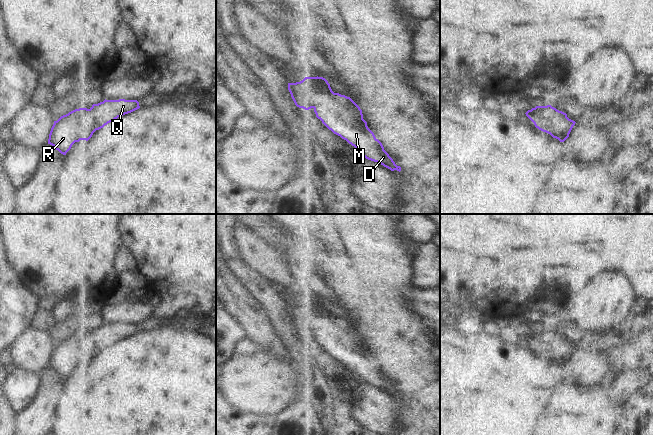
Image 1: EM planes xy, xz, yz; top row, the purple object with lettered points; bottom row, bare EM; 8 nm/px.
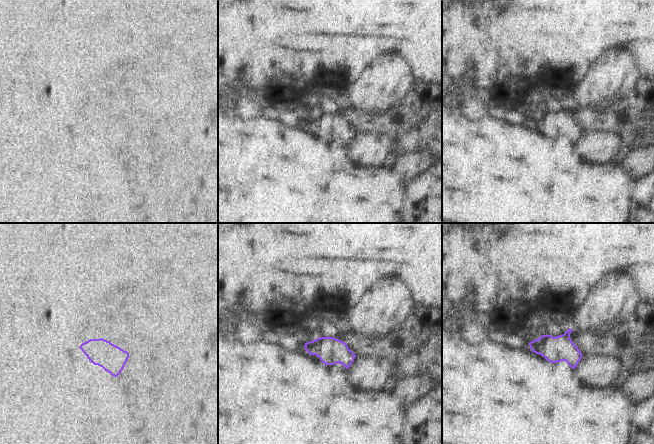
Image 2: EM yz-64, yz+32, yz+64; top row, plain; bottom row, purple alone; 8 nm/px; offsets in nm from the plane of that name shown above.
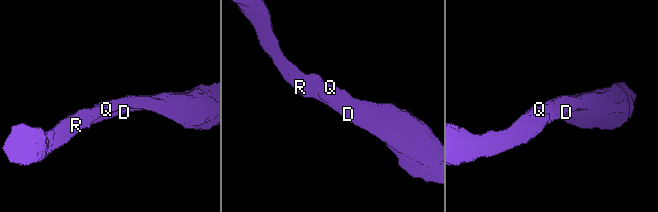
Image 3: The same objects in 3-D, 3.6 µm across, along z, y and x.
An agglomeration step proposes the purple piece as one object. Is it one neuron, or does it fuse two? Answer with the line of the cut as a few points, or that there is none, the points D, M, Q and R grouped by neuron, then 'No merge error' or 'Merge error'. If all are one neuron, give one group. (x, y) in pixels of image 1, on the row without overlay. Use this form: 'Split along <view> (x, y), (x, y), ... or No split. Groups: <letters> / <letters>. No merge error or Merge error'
No split. Groups: D M Q R. No merge error.

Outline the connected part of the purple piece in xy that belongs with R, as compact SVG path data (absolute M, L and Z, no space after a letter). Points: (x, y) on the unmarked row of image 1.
M105 323L103 326L93 328L90 333L75 333L54 345L48 368L66 379L75 366L88 365L96 354L139 332L137 324Z

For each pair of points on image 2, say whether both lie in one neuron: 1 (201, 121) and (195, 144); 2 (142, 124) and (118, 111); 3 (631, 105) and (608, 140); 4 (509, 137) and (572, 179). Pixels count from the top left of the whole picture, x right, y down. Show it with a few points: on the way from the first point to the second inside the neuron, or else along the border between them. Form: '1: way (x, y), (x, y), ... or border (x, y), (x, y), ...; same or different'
1: way (201, 127), (200, 133), (195, 138); same
2: way (136, 124), (124, 114); same
3: border (589, 131), (611, 132), (620, 135); different
4: way (525, 153), (551, 179), (556, 179); same

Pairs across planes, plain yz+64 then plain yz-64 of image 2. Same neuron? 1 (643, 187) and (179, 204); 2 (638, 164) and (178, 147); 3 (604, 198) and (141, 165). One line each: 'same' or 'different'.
1: same
2: different
3: different

